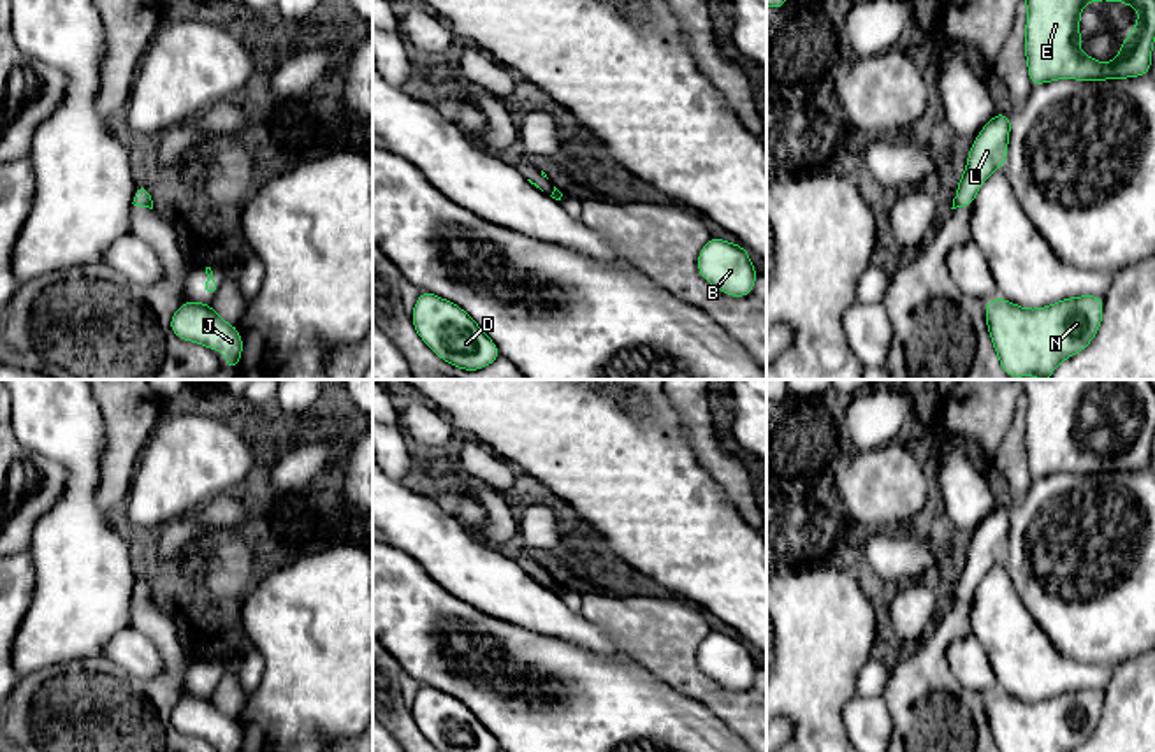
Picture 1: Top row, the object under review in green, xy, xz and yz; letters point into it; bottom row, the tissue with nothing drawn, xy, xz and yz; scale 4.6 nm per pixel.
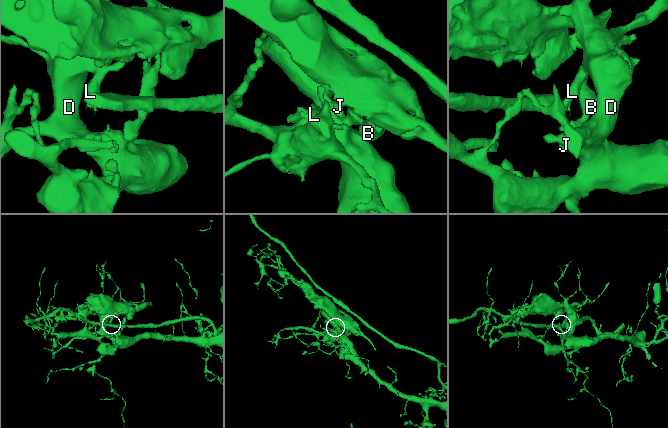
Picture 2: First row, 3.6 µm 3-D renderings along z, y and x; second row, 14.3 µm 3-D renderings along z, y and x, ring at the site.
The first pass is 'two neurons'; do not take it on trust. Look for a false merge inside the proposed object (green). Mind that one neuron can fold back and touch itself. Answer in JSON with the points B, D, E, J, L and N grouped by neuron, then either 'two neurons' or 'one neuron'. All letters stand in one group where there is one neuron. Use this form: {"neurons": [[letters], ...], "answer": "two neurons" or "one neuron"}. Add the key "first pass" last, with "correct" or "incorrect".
{"neurons": [["B", "D", "E", "J", "L", "N"]], "answer": "one neuron", "first pass": "incorrect"}

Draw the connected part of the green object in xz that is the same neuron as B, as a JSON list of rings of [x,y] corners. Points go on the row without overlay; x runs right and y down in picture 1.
[[[710,631],[698,648],[700,669],[730,691],[751,689],[756,675],[756,662],[740,638]]]

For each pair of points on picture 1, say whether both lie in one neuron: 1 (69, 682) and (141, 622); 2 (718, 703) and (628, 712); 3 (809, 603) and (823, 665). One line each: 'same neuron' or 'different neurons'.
1: same neuron
2: different neurons
3: same neuron

